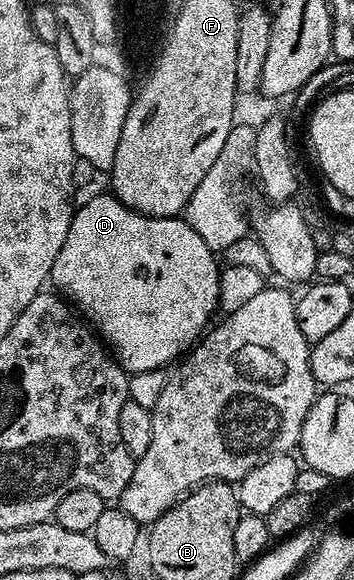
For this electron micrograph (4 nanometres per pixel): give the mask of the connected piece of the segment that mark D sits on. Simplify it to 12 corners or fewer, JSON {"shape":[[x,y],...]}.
{"shape":[[104,191],[49,281],[124,371],[166,370],[217,313],[182,216]]}

